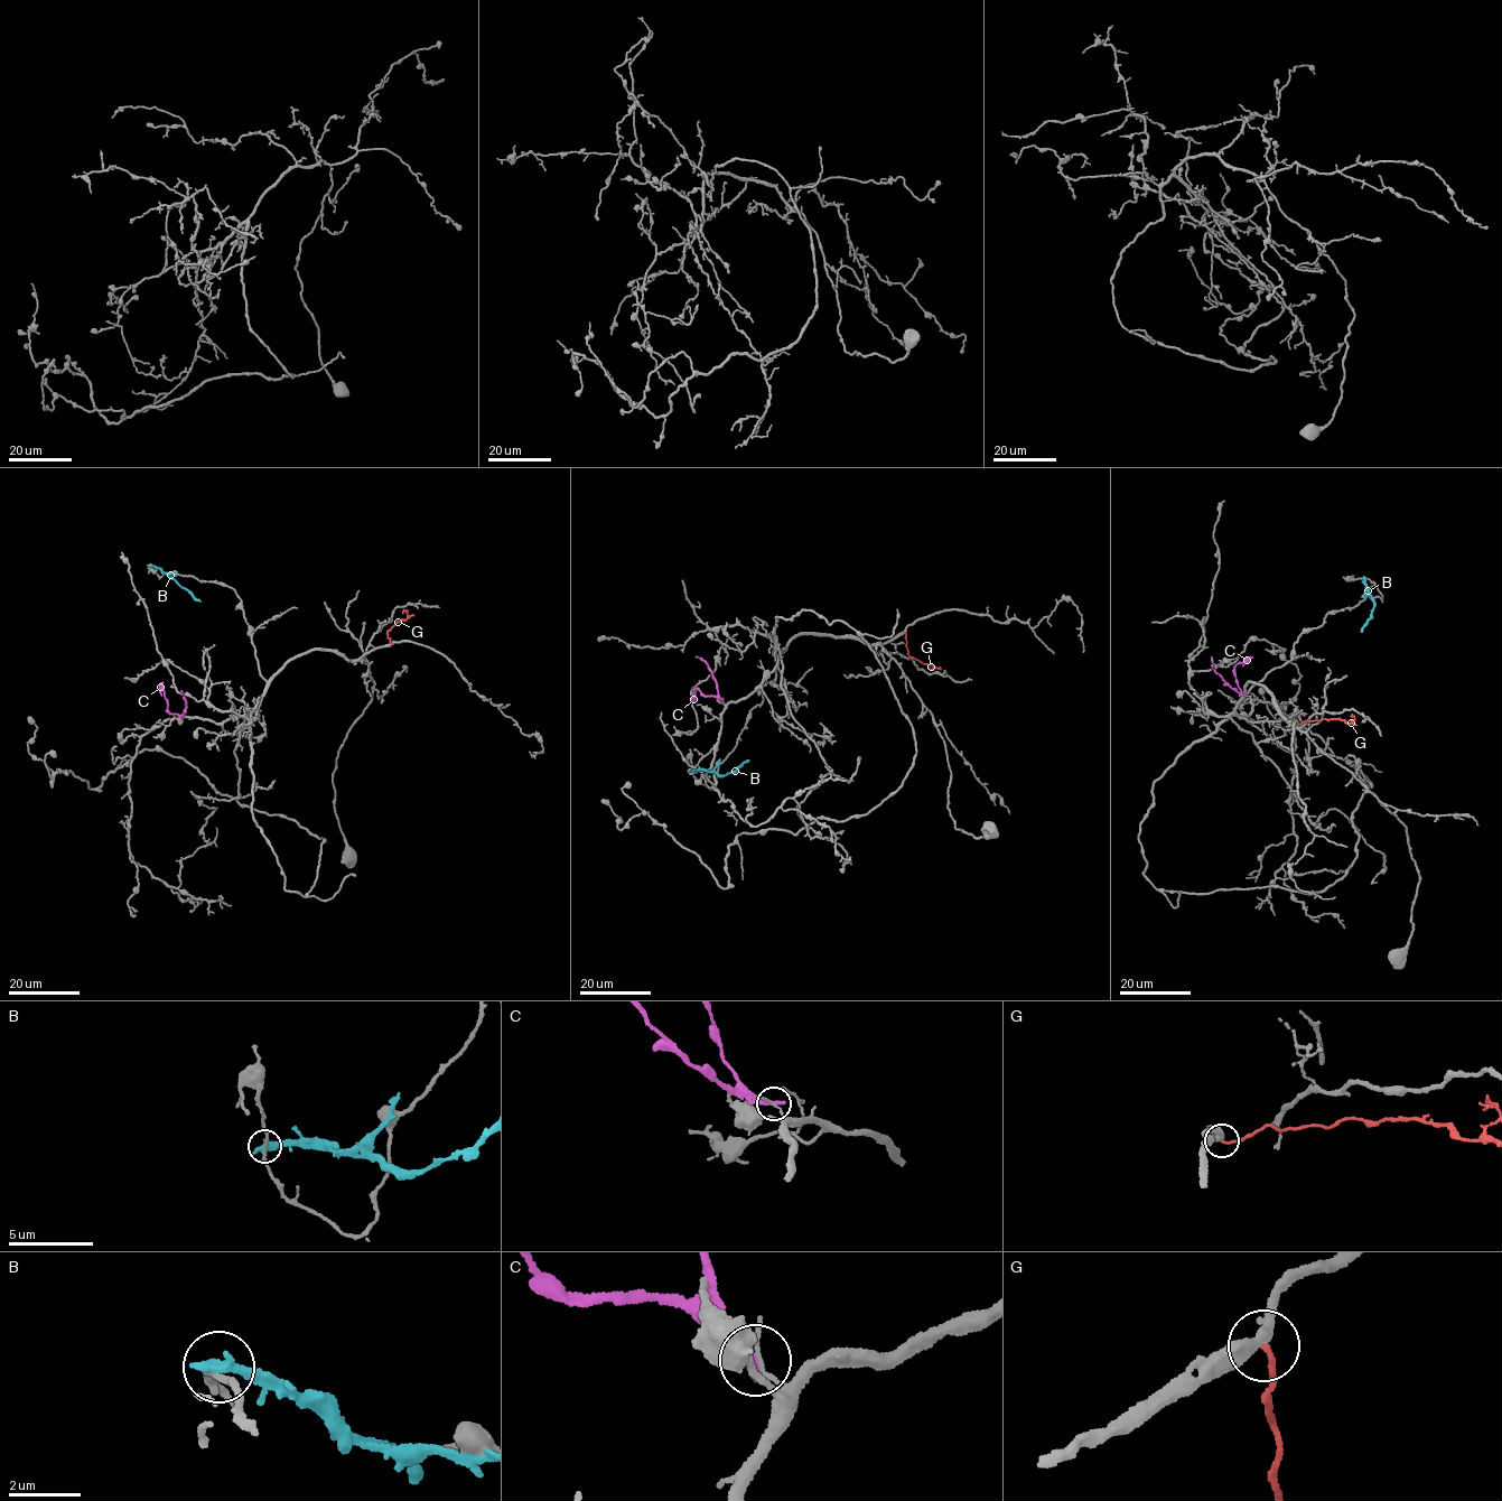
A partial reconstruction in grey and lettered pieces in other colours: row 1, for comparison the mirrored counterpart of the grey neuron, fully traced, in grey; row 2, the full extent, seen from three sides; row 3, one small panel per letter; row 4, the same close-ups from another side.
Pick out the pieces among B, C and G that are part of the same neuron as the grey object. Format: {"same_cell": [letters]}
{"same_cell": []}

